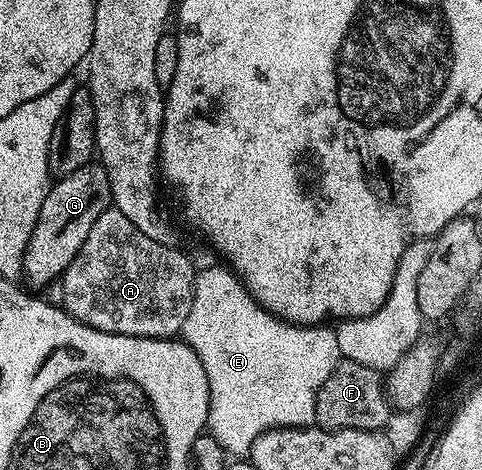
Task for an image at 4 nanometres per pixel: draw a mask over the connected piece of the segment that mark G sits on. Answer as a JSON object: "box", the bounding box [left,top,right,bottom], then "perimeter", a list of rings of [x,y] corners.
{"box":[21,161,111,287],"perimeter":[[[90,161],[87,165],[75,169],[75,173],[60,176],[50,186],[43,201],[43,209],[39,209],[37,224],[21,262],[23,279],[33,287],[56,284],[71,265],[71,261],[75,261],[79,249],[83,249],[83,241],[87,241],[91,225],[99,221],[99,213],[110,210],[110,207],[111,185],[100,162]]]}

